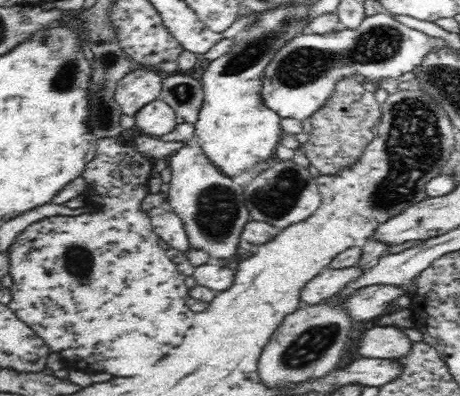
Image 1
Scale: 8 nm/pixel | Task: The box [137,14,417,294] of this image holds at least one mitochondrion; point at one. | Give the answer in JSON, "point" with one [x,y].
{"point":[379,44]}

